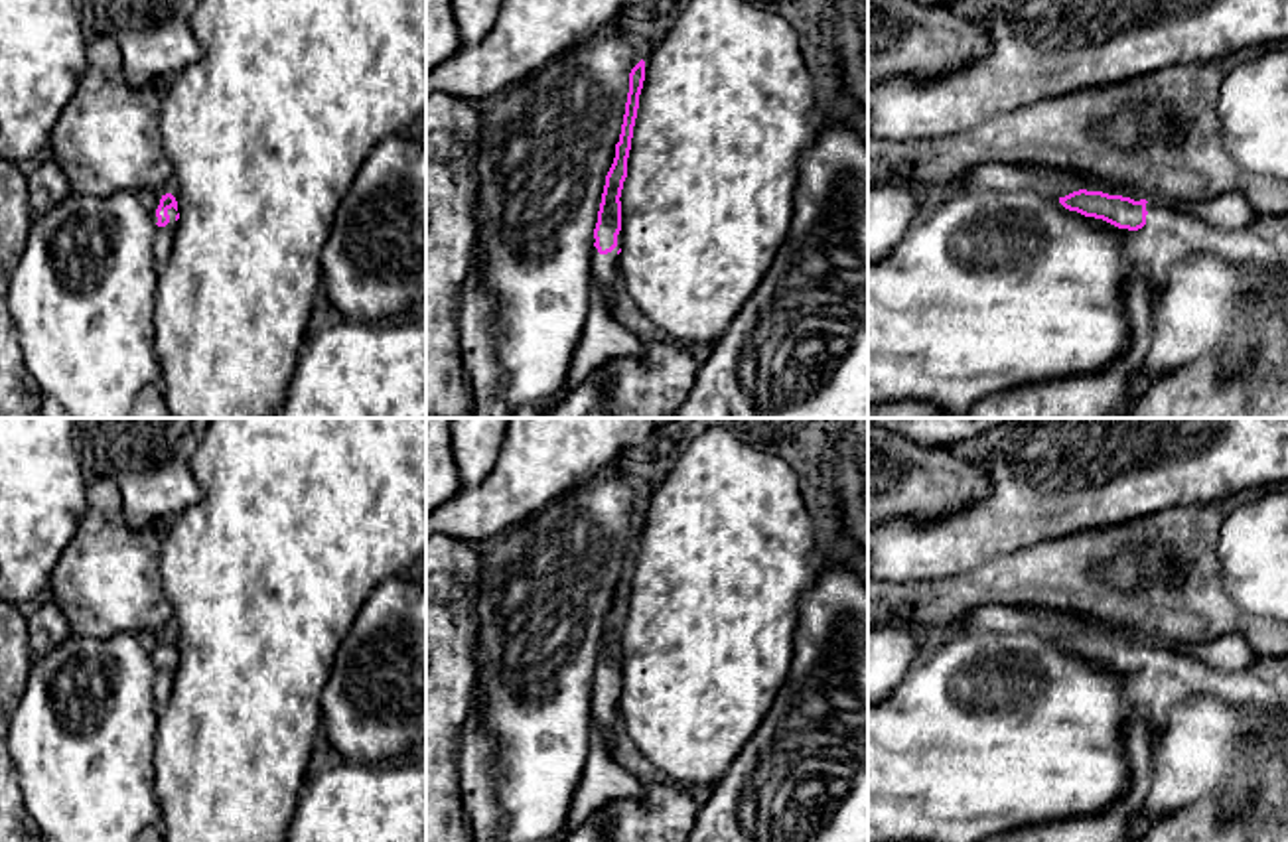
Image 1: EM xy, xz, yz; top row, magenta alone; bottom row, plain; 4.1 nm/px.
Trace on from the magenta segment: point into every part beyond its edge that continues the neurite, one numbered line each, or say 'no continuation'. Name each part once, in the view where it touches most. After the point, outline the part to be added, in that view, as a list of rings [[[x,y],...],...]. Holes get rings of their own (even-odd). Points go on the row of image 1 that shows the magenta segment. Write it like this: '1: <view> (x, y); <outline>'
1: xy (164, 235); [[[156,207],[156,209],[158,209],[158,207]],[[174,207],[168,209],[170,223],[168,223],[166,227],[158,227],[158,225],[156,225],[156,223],[158,223],[156,209],[150,211],[152,223],[154,223],[154,227],[156,227],[154,256],[156,256],[158,264],[162,266],[162,264],[170,258],[170,248],[172,248],[172,243],[174,243],[174,233],[176,233],[176,227],[178,227],[178,221],[176,221],[178,211],[176,211]]]

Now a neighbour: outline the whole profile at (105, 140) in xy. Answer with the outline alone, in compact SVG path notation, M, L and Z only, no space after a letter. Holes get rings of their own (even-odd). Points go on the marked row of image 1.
M110 37L87 43L87 59L89 69L53 126L47 156L63 170L73 195L170 193L174 168L158 130L170 81L130 87Z

